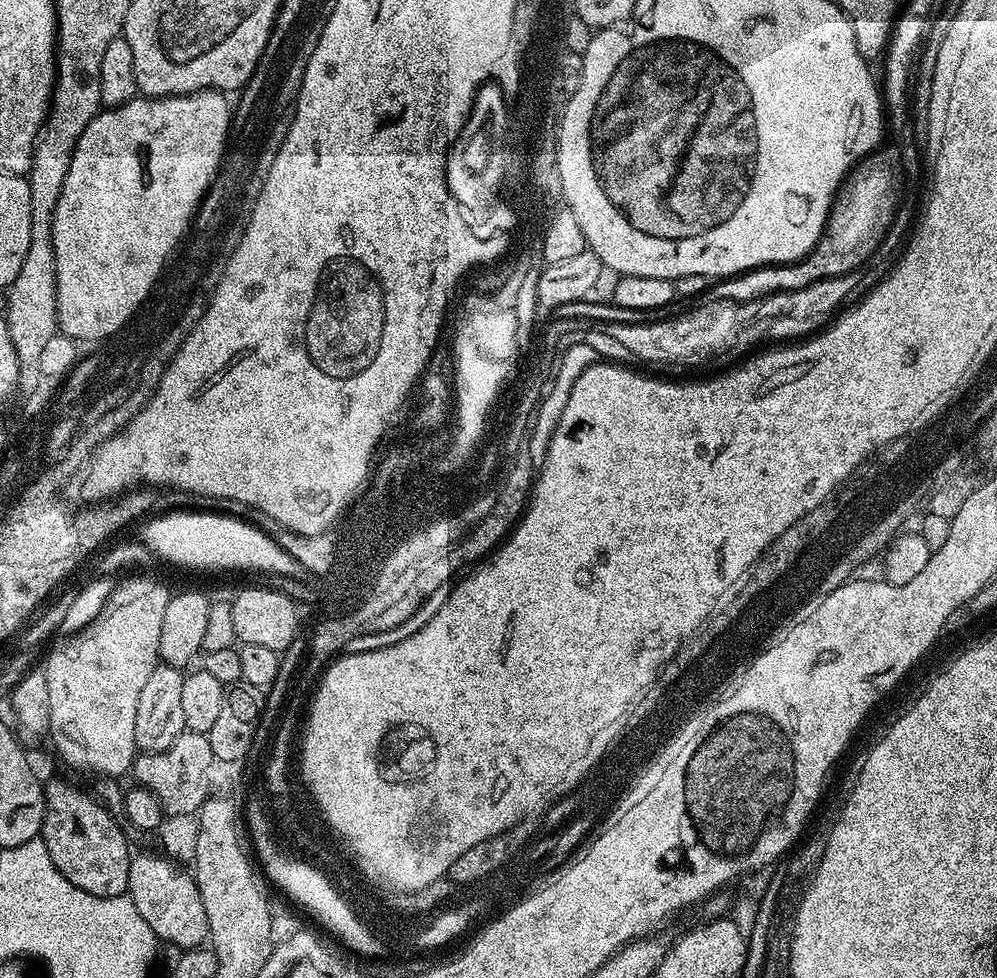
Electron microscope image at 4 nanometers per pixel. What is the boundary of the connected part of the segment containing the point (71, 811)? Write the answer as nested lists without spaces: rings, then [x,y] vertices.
[[[64,780],[47,781],[39,839],[44,840],[46,850],[50,850],[50,862],[54,862],[78,890],[95,896],[125,895],[133,853],[128,852],[128,840],[120,829],[121,821],[109,813],[95,795],[87,794]]]

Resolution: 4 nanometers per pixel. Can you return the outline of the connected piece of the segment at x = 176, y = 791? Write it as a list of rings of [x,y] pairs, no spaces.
[[[184,731],[174,738],[166,750],[140,752],[132,761],[131,775],[136,775],[135,783],[151,792],[157,803],[169,817],[191,817],[199,813],[210,795],[211,764],[213,762],[210,742],[203,732]]]

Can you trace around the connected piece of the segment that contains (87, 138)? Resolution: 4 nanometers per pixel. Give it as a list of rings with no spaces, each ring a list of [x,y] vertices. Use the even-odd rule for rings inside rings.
[[[219,90],[193,92],[191,96],[161,96],[159,98],[137,98],[117,108],[101,110],[82,130],[82,138],[74,146],[74,154],[70,158],[70,170],[66,170],[66,182],[62,182],[62,194],[58,194],[58,204],[54,206],[52,219],[52,241],[54,242],[54,262],[56,263],[56,301],[58,302],[59,331],[75,340],[107,341],[117,331],[124,328],[141,311],[142,305],[153,295],[156,280],[161,279],[171,257],[173,243],[189,231],[196,215],[196,209],[205,192],[212,184],[216,172],[220,169],[220,160],[224,157],[224,149],[228,143],[228,129],[232,123],[230,100]]]

